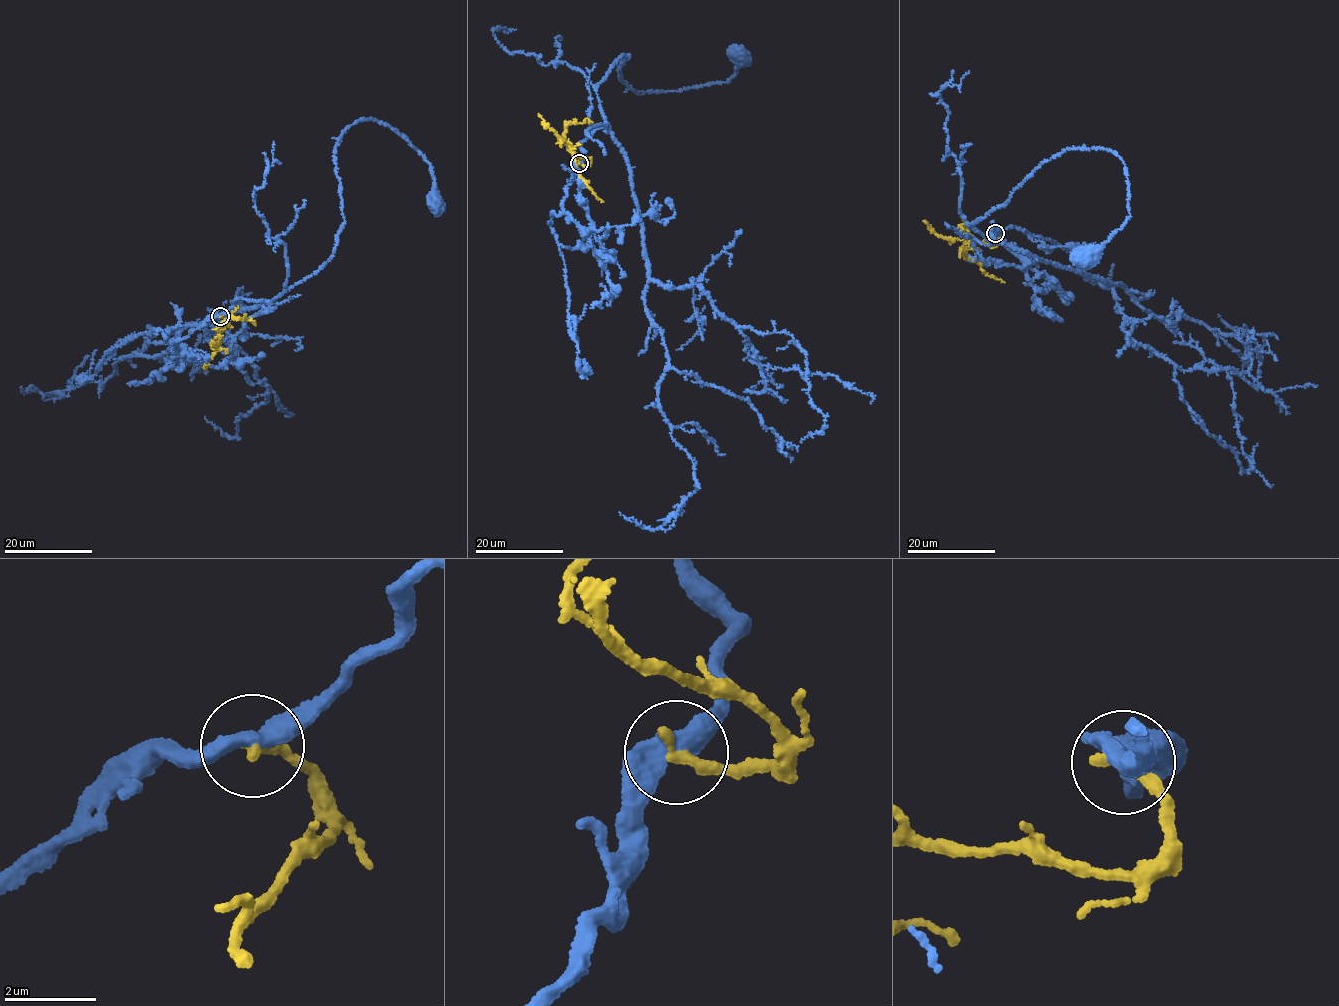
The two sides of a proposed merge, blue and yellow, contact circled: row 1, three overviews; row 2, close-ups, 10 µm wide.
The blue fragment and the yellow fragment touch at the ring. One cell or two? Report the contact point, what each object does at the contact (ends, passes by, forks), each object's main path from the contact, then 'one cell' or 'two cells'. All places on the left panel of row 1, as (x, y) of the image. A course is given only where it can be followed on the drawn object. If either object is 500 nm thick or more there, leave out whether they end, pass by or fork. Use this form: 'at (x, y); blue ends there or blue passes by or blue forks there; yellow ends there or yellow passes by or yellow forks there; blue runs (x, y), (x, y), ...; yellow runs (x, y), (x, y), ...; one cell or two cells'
at (220, 316); blue passes by; yellow ends there; blue runs (221, 316), (237, 298), (269, 302), (332, 255), (346, 127), (380, 121), (406, 139), (430, 165), (438, 201); yellow runs (221, 316), (228, 323), (220, 332), (220, 340), (214, 354), (205, 359), (204, 367), (206, 367); two cells

